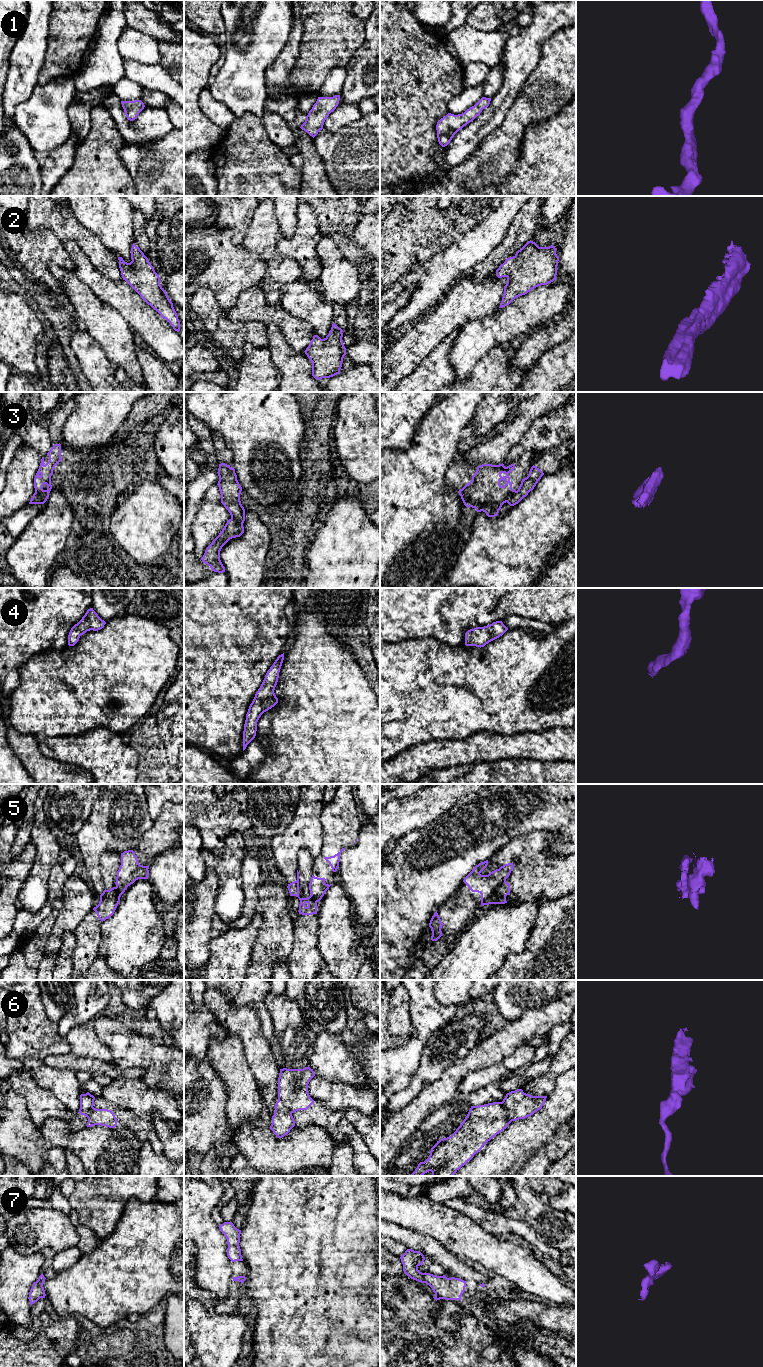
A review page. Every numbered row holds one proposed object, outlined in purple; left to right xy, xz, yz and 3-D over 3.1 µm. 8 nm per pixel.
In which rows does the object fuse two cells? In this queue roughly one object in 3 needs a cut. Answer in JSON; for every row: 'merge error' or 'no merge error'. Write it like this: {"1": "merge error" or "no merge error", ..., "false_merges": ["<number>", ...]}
{"1": "no merge error", "2": "no merge error", "3": "merge error", "4": "no merge error", "5": "merge error", "6": "merge error", "7": "no merge error", "false_merges": ["3", "5", "6"]}

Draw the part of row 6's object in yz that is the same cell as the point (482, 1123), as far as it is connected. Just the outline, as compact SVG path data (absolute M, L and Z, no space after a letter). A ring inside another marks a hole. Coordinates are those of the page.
M502 1102L471 1106L456 1131L437 1141L429 1157L420 1162L410 1176L423 1176L429 1171L432 1176L453 1176L510 1123Z

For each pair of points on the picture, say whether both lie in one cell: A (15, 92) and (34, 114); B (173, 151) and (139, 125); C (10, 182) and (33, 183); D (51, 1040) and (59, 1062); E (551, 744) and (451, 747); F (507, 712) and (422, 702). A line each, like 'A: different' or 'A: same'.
A: different
B: different
C: same
D: different
E: same
F: same

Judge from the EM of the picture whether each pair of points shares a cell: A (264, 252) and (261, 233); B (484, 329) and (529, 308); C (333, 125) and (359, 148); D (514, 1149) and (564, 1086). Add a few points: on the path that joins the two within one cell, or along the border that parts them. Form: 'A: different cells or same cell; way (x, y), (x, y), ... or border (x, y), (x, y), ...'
A: same cell; way (264, 247), (262, 238)
B: same cell; way (495, 329), (518, 318)
C: different cells; border (359, 118), (335, 131), (323, 129)
D: same cell; way (529, 1133), (560, 1102)

